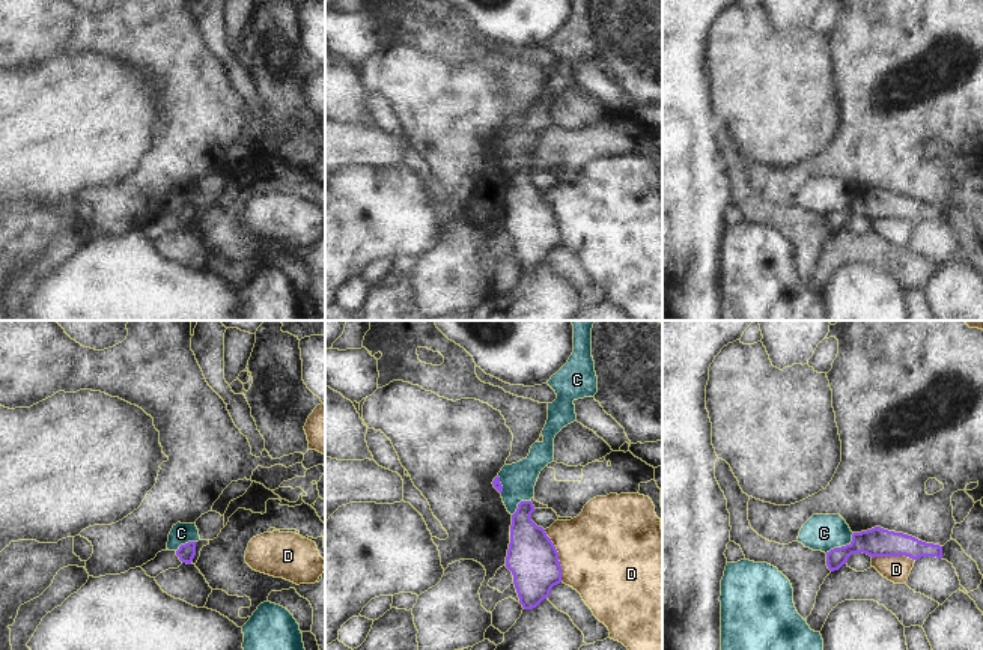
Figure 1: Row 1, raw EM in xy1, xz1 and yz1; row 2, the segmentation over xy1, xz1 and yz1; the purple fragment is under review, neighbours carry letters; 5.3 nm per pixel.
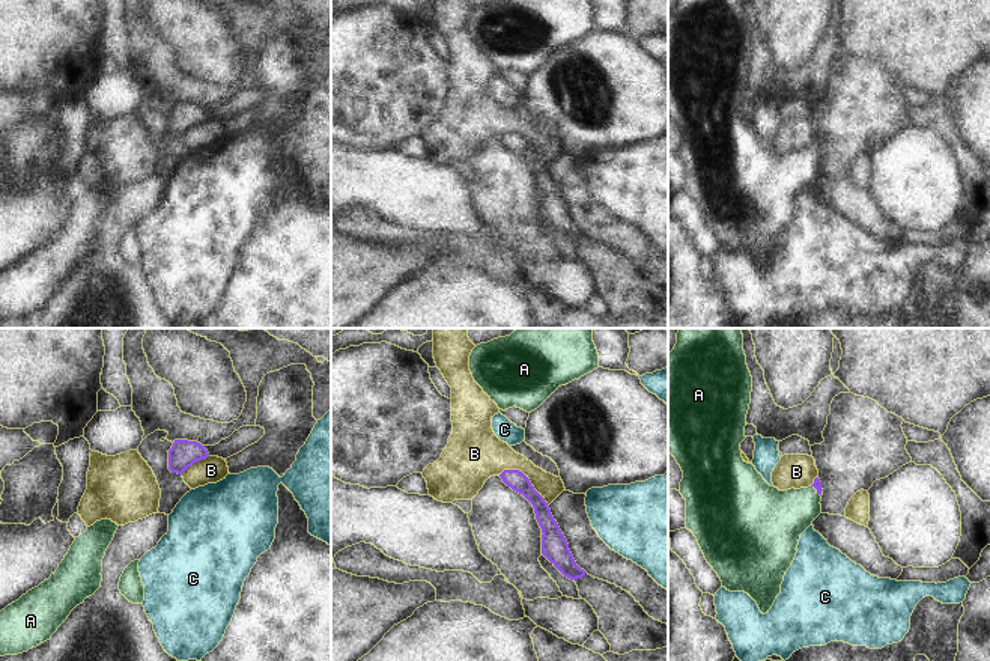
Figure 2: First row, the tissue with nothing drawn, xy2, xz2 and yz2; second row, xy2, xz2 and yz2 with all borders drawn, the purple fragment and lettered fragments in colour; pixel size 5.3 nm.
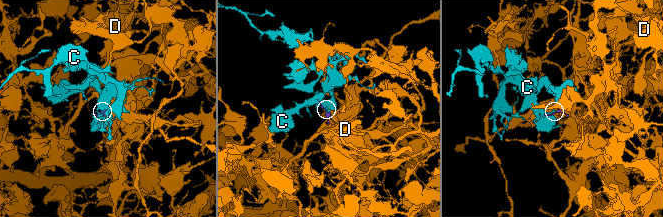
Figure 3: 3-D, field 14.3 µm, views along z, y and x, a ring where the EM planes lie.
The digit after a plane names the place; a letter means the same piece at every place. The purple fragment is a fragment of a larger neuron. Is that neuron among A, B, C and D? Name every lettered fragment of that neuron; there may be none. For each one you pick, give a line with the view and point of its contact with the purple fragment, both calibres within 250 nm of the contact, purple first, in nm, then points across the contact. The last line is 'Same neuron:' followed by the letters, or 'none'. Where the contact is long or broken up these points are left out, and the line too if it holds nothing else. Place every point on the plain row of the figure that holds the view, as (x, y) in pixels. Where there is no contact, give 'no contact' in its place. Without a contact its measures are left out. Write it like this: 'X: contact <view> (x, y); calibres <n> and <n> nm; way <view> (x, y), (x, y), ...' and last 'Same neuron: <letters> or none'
A: contact yz2 (817, 154); calibres 50 and 280 nm; way yz2 (817, 146), (817, 154), (799, 170), (778, 179)
Same neuron: A

